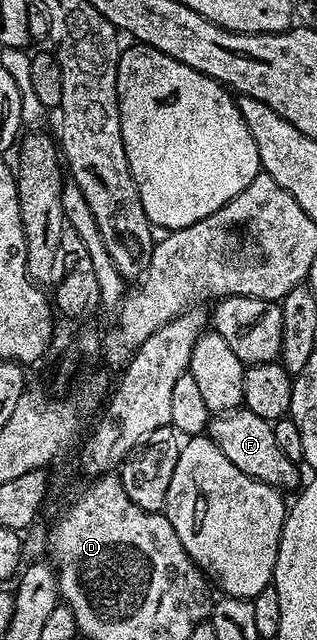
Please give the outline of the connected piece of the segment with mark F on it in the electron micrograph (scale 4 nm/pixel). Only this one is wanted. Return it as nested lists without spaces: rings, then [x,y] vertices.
[[[240,406],[233,412],[224,412],[216,415],[211,423],[207,425],[206,435],[210,436],[212,442],[241,470],[241,474],[249,474],[249,478],[265,482],[269,486],[280,490],[287,488],[298,489],[301,484],[296,461],[285,458],[281,446],[277,446],[277,438],[273,438],[272,421],[265,418],[257,418],[246,406]]]

